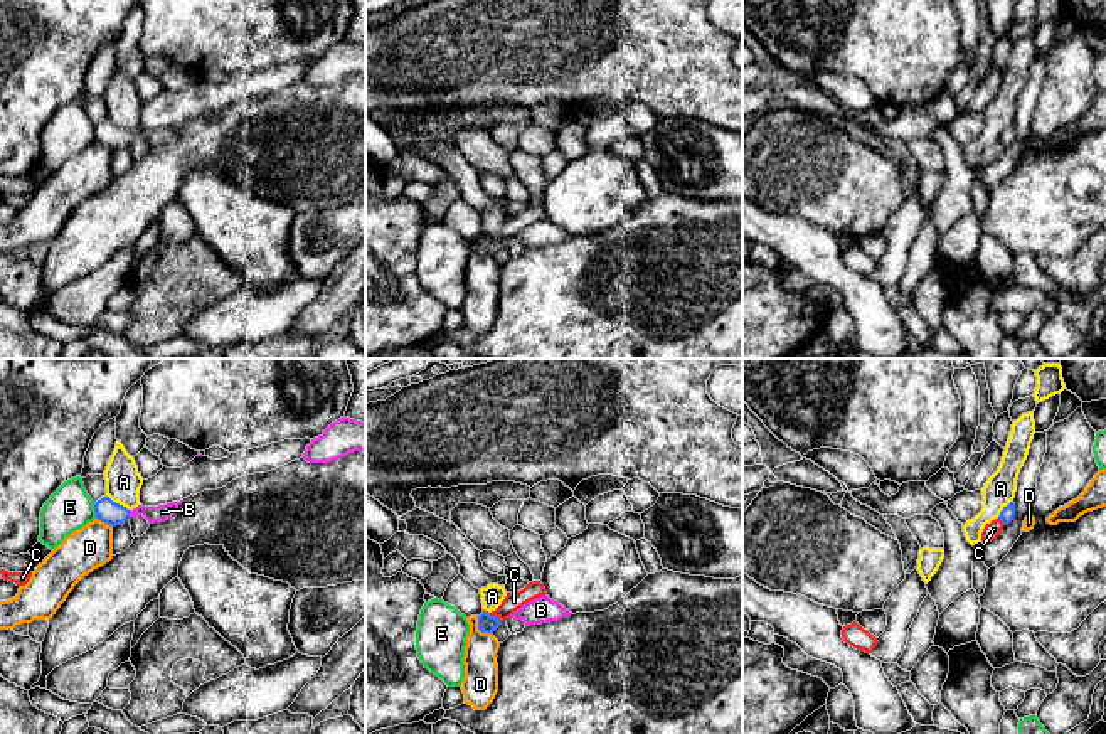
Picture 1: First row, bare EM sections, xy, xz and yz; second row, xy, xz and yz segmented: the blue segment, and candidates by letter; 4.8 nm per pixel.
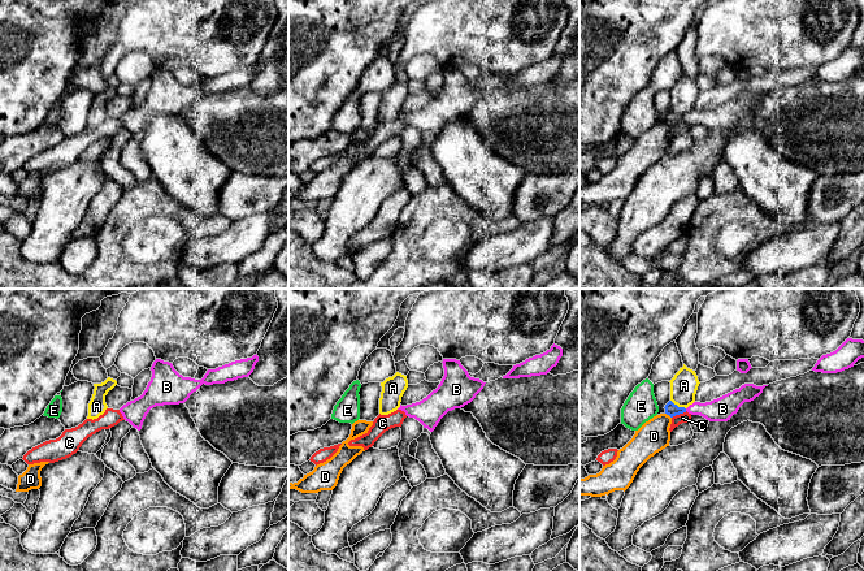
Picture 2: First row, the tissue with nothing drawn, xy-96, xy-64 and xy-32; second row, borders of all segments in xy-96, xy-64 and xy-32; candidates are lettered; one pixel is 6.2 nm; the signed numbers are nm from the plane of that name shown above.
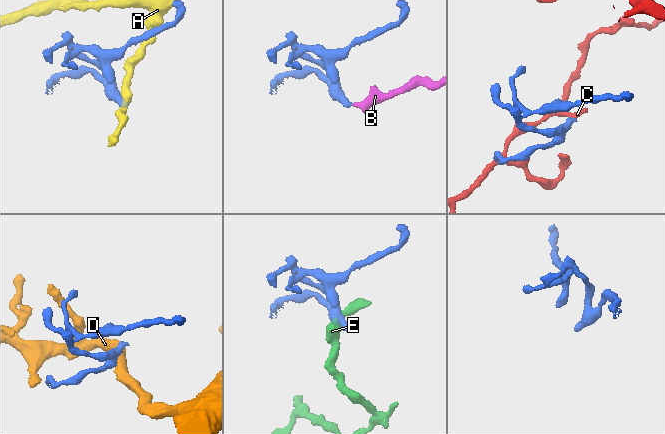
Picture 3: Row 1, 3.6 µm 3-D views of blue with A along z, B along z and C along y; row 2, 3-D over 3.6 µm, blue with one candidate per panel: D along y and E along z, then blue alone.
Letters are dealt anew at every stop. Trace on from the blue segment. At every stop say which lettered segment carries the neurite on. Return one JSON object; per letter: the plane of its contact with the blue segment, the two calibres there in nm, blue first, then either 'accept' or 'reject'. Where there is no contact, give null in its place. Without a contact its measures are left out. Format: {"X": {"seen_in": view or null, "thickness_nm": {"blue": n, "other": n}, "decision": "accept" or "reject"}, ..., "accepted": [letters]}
{"A": {"seen_in": "xy", "thickness_nm": {"blue": 120, "other": 170}, "decision": "reject"}, "B": {"seen_in": "xy", "thickness_nm": {"blue": 120, "other": 80}, "decision": "accept"}, "C": {"seen_in": "xz", "thickness_nm": {"blue": 90, "other": 90}, "decision": "reject"}, "D": {"seen_in": "xz", "thickness_nm": {"blue": 90, "other": 170}, "decision": "reject"}, "E": {"seen_in": "xy", "thickness_nm": {"blue": 120, "other": 220}, "decision": "reject"}, "accepted": ["B"]}

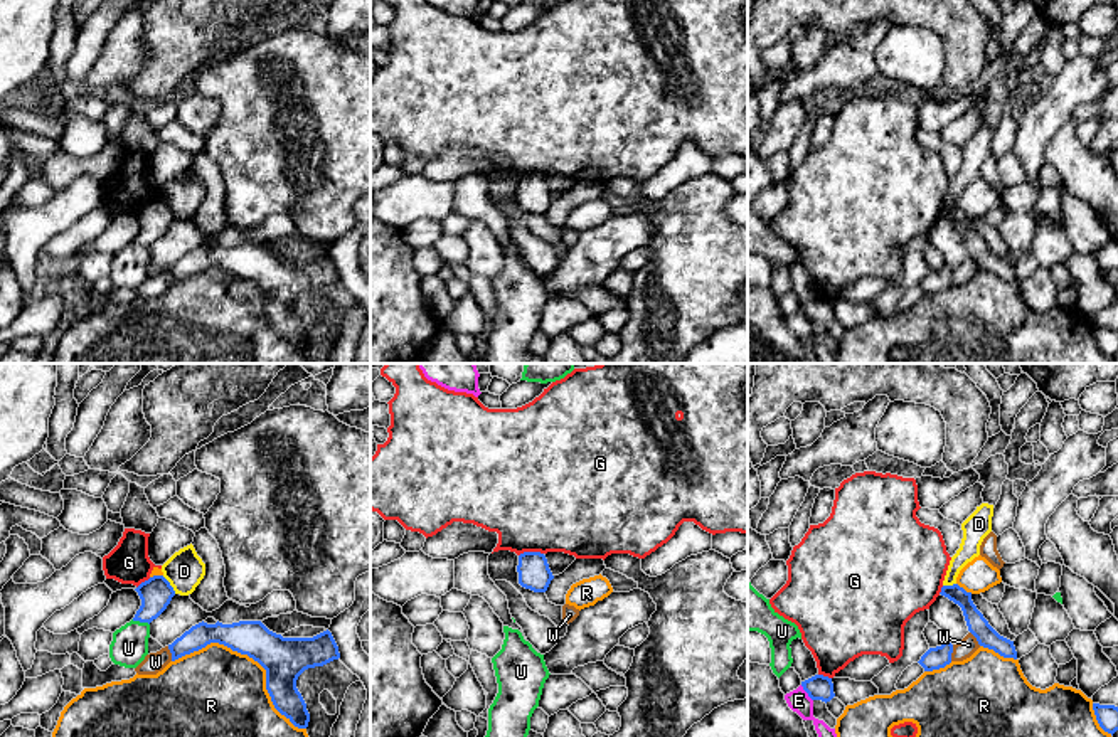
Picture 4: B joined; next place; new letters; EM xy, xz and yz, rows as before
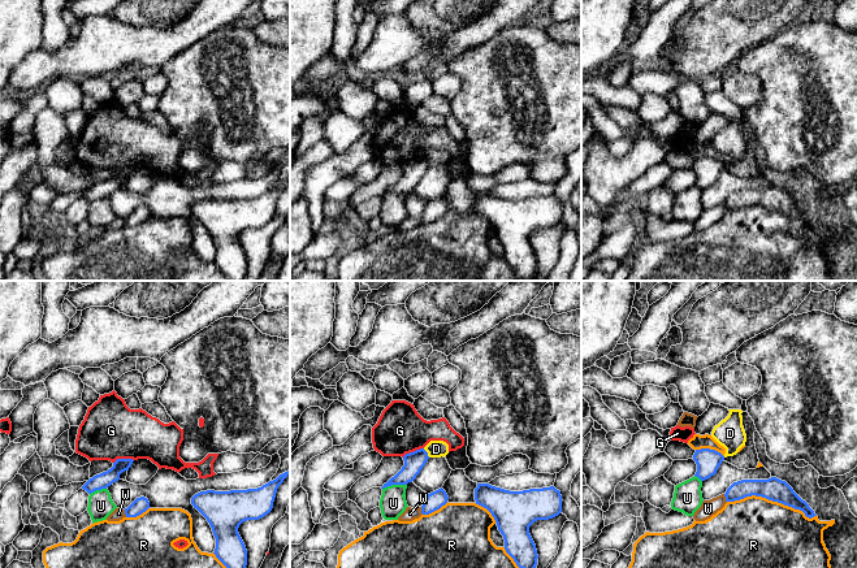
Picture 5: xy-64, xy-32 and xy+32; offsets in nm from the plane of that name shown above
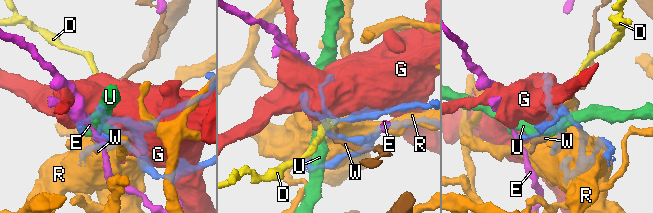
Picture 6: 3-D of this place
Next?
{"D": {"seen_in": "xy", "thickness_nm": {"blue": 150, "other": 180}, "decision": "reject"}, "E": {"seen_in": "yz", "thickness_nm": {"blue": 120, "other": 110}, "decision": "reject"}, "G": {"seen_in": "xz", "thickness_nm": {"blue": 150, "other": 480}, "decision": "reject"}, "R": {"seen_in": "xy", "thickness_nm": {"blue": 200, "other": 440}, "decision": "reject"}, "U": {"seen_in": "xy", "thickness_nm": {"blue": 150, "other": 180}, "decision": "reject"}, "W": {"seen_in": "yz", "thickness_nm": {"blue": 110, "other": 90}, "decision": "reject"}, "accepted": []}

